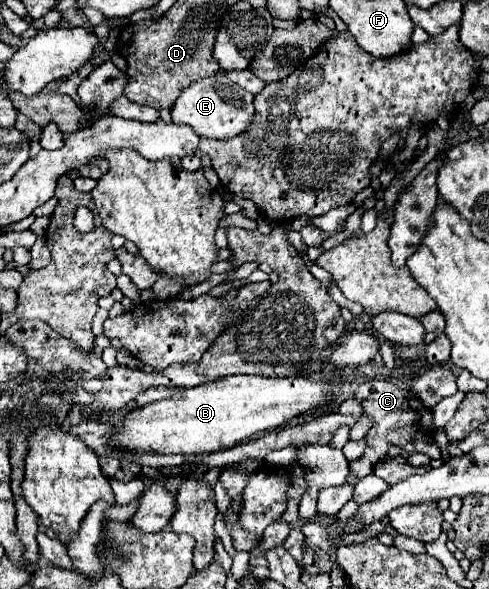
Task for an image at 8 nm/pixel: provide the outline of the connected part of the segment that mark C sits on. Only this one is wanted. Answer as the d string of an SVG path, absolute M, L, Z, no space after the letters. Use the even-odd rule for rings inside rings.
M373 378L373 380L365 380L363 384L359 384L359 390L355 392L355 400L363 406L363 416L369 416L373 420L373 426L371 430L367 432L365 436L365 452L359 460L353 462L353 468L351 468L351 474L357 476L357 478L365 478L371 474L371 468L375 462L379 462L381 458L387 456L387 450L391 446L397 446L405 452L421 452L421 454L427 454L429 458L441 458L441 450L437 446L437 442L433 440L435 436L435 426L433 426L433 410L427 408L411 390L411 380L409 378Z

